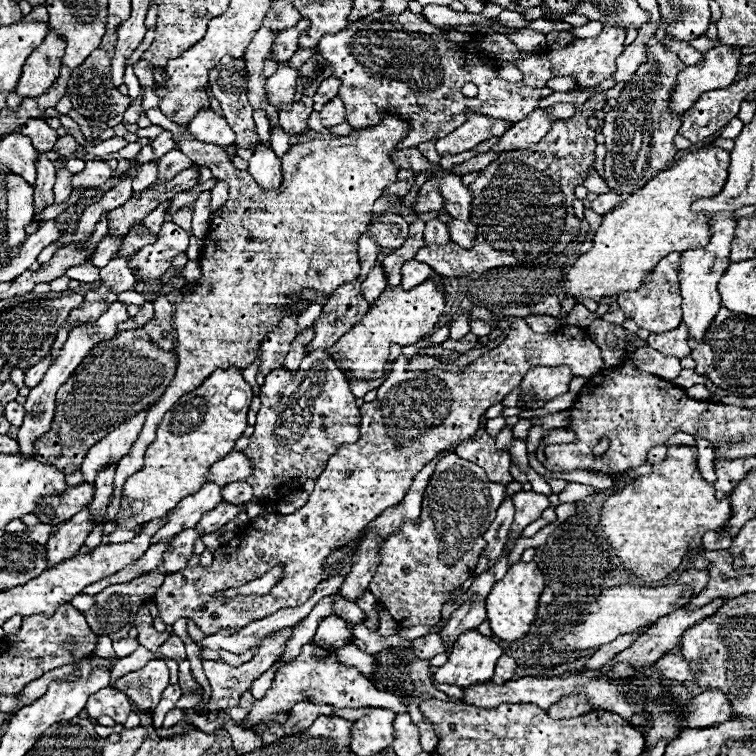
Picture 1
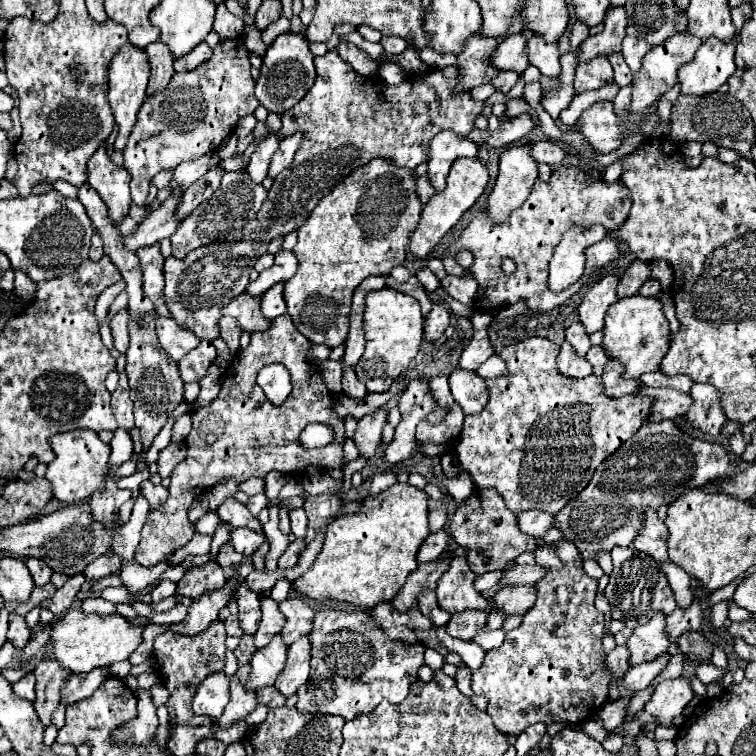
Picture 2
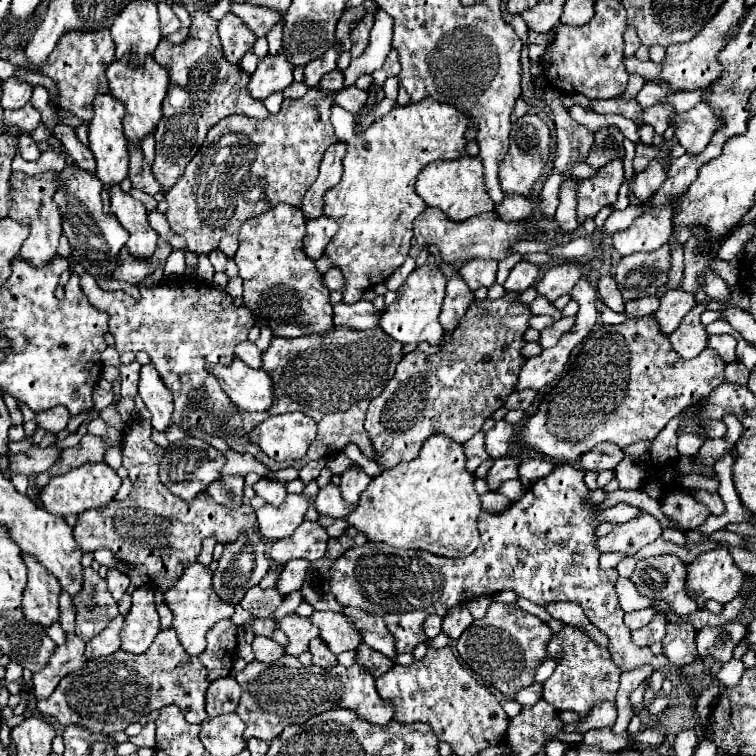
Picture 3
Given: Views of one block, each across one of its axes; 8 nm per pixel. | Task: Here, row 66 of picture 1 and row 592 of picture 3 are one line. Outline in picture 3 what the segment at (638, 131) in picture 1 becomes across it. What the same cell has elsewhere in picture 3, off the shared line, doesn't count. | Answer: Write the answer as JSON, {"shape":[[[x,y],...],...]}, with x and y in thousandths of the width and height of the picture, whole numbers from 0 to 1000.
{"shape":[[[862,735],[844,741],[833,767],[849,788],[881,796],[897,815],[921,810],[921,796],[905,783],[907,746],[894,735]]]}

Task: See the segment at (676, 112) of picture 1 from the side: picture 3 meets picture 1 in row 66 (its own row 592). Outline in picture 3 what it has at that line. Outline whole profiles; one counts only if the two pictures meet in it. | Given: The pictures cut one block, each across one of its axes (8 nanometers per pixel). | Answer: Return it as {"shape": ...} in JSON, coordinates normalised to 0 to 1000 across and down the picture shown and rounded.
{"shape":[[[955,720],[955,725],[926,733],[910,749],[907,783],[929,807],[937,794],[947,794],[952,799],[966,796],[976,788],[984,770],[987,759],[971,746],[960,720]]]}

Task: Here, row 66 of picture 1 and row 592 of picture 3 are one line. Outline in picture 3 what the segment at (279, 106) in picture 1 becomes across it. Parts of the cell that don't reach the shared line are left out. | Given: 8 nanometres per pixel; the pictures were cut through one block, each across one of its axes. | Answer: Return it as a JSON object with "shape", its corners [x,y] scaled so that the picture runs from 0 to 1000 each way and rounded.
{"shape":[[[384,741],[381,746],[376,746],[370,767],[365,770],[365,780],[370,783],[370,788],[381,788],[384,783],[399,778],[407,749],[410,749],[407,741]]]}

